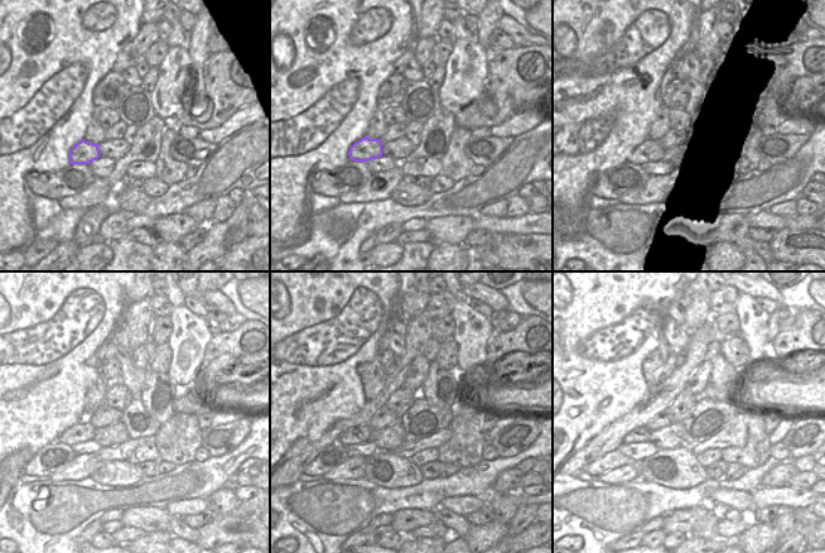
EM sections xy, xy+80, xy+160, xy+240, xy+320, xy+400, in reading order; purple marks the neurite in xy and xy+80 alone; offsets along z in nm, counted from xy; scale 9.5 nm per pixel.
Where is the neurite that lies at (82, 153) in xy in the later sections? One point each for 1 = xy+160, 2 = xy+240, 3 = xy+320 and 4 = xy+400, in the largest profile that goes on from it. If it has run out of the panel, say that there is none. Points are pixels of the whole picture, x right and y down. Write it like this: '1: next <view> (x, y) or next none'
1: next xy+160 (650, 150)
2: next xy+240 (83, 431)
3: next xy+320 (356, 434)
4: next xy+400 (640, 434)

